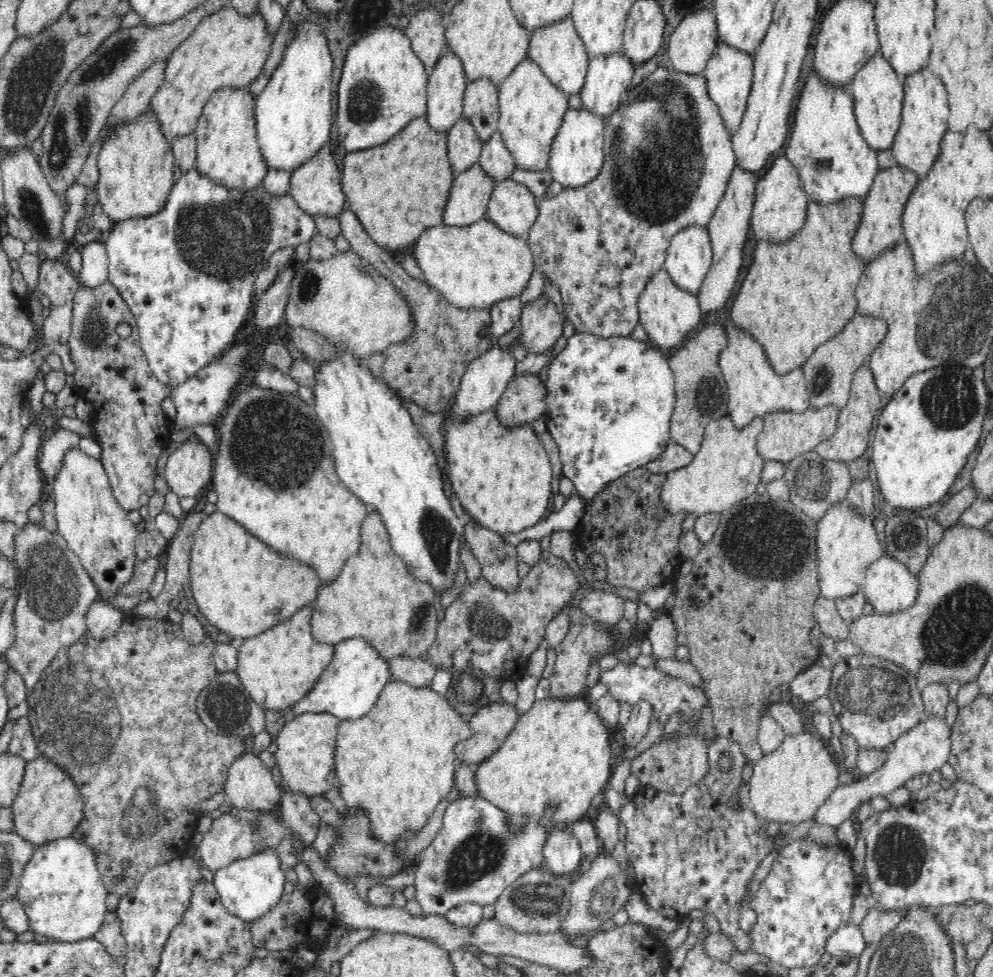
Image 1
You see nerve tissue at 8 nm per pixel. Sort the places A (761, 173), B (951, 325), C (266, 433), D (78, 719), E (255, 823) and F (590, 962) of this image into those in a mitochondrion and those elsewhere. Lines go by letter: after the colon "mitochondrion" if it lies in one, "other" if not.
A: other
B: mitochondrion
C: mitochondrion
D: mitochondrion
E: mitochondrion
F: other

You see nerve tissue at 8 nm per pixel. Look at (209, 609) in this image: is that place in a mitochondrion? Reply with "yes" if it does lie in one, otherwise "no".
no

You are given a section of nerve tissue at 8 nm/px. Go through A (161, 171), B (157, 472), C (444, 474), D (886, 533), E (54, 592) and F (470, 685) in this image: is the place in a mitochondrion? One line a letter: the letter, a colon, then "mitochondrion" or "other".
A: other
B: other
C: other
D: other
E: mitochondrion
F: mitochondrion

